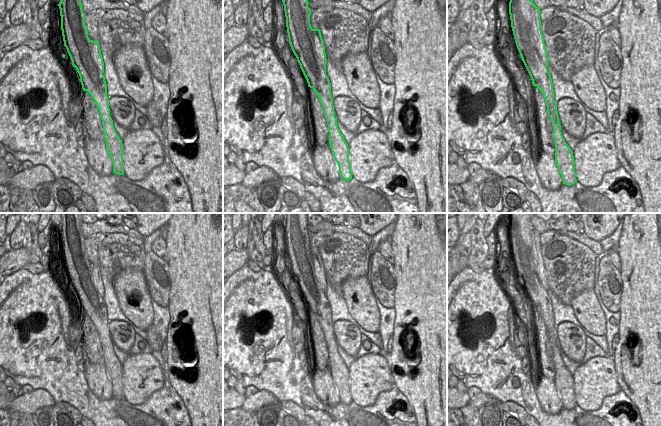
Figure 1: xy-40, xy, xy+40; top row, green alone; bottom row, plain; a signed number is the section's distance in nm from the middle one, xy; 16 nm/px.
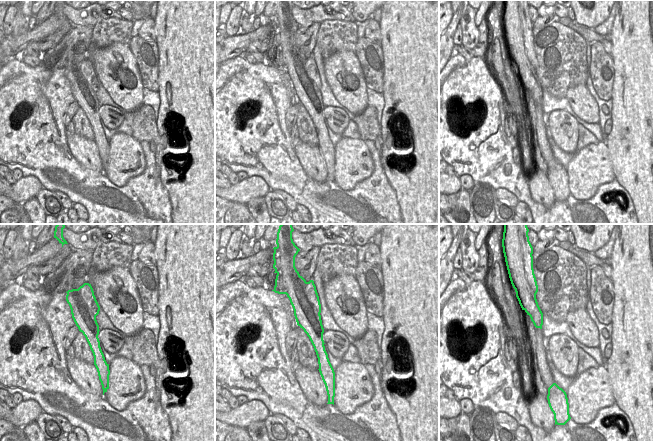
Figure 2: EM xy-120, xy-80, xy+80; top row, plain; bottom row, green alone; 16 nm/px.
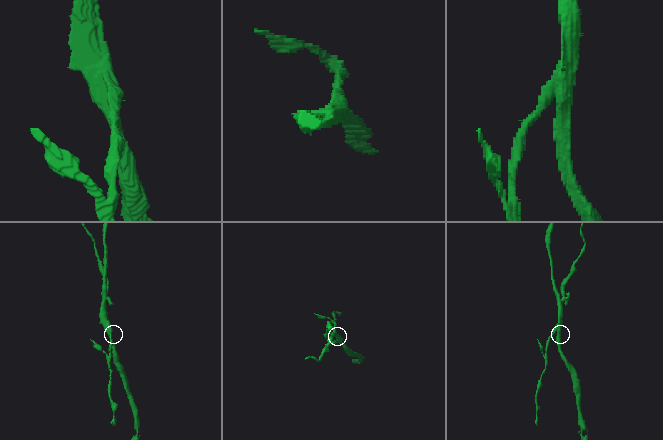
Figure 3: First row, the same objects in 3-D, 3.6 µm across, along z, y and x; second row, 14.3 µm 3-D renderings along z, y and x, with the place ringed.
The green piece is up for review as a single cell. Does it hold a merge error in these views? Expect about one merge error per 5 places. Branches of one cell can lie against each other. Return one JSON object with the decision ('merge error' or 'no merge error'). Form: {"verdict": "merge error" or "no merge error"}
{"verdict": "merge error"}

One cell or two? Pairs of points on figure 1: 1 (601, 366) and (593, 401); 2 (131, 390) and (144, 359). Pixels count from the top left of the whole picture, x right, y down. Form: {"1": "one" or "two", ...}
{"1": "one", "2": "one"}

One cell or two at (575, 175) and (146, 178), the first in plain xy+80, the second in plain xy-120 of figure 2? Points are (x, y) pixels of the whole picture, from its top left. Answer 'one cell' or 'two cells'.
two cells

